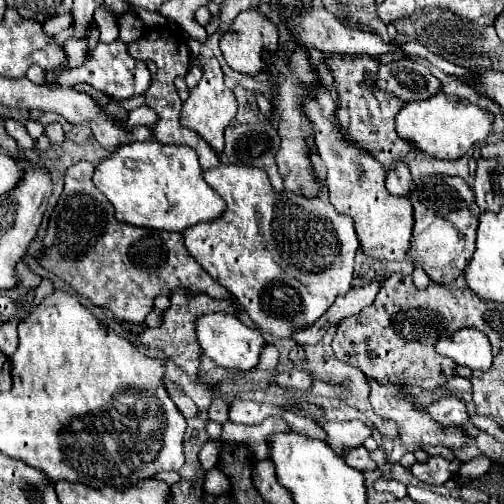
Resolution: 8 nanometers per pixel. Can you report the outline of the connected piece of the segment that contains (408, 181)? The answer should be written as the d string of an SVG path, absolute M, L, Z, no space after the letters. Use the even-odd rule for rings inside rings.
M396 163L392 171L386 171L386 189L392 195L406 197L412 191L412 185L414 185L414 179L412 179L412 173L406 165Z

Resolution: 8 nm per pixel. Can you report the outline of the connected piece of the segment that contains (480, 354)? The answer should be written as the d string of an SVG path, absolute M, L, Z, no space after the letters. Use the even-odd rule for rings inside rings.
M462 329L448 339L440 339L436 343L436 351L472 371L484 371L492 365L492 345L476 329Z

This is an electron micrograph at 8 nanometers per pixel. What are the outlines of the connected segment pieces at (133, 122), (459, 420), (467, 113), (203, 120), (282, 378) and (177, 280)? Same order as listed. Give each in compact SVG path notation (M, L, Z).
M142 106L129 112L126 127L128 131L131 131L140 125L150 126L156 121L157 116L153 110L147 106Z
M446 395L440 397L438 401L434 401L428 407L428 413L432 415L432 419L436 419L440 425L464 425L470 415L466 405L456 397L456 395Z
M438 93L426 101L406 103L396 115L398 135L412 141L422 153L436 159L458 159L466 155L474 145L488 139L492 127L492 115L486 109L458 97L448 97L446 93Z
M202 57L202 65L204 65L204 77L200 79L200 83L190 89L190 97L184 101L182 105L182 113L180 113L180 125L196 131L202 139L206 139L210 143L210 147L218 153L222 153L224 149L224 129L234 121L236 117L236 97L230 89L226 89L224 85L224 73L218 65L218 61L214 57Z
M300 371L280 373L280 375L276 375L276 383L284 389L302 389L302 391L312 389L312 379L306 373L300 373Z
M80 161L66 171L66 185L62 197L50 217L48 231L44 237L46 253L40 257L40 265L62 277L68 285L72 285L80 295L88 297L94 305L112 311L112 315L120 321L128 323L144 323L146 315L154 309L156 295L170 295L174 287L186 287L190 291L206 291L210 297L232 297L222 285L218 285L184 247L182 233L154 231L142 229L128 223L122 223L114 215L112 203L94 187L92 173L94 165Z

